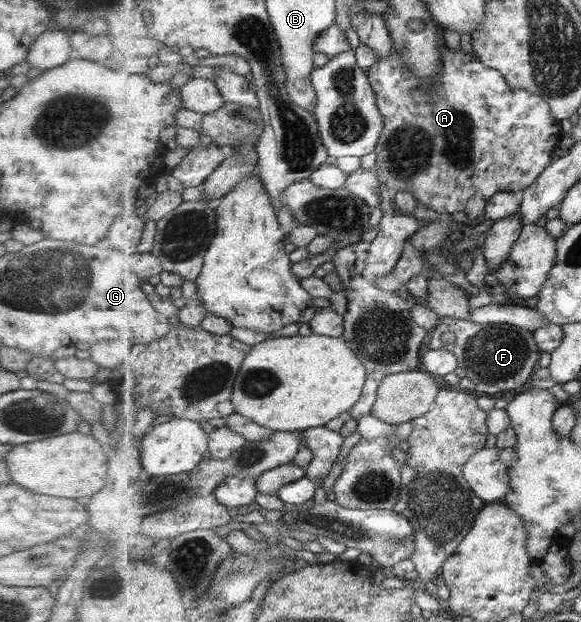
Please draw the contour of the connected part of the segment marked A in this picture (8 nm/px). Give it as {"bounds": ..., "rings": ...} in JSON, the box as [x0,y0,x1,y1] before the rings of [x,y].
{"bounds":[368,41,563,221],"rings":[[[442,41],[442,58],[443,69],[432,81],[415,77],[414,72],[410,70],[409,63],[402,59],[402,55],[398,49],[394,47],[394,51],[389,57],[377,59],[369,68],[368,75],[370,76],[370,84],[375,90],[376,99],[378,100],[379,109],[382,111],[385,126],[383,128],[382,138],[379,140],[375,154],[377,155],[377,175],[381,182],[385,182],[391,189],[397,191],[410,191],[419,201],[422,208],[430,208],[440,215],[448,215],[451,213],[461,212],[466,214],[471,221],[481,220],[486,211],[486,207],[490,199],[499,192],[516,192],[522,194],[522,191],[531,187],[532,183],[541,175],[553,162],[552,153],[559,147],[559,139],[563,131],[561,130],[561,121],[558,120],[550,108],[550,103],[540,95],[527,90],[513,88],[507,83],[502,72],[495,68],[487,67],[474,50],[466,53],[459,48],[458,51],[451,51]]]}

